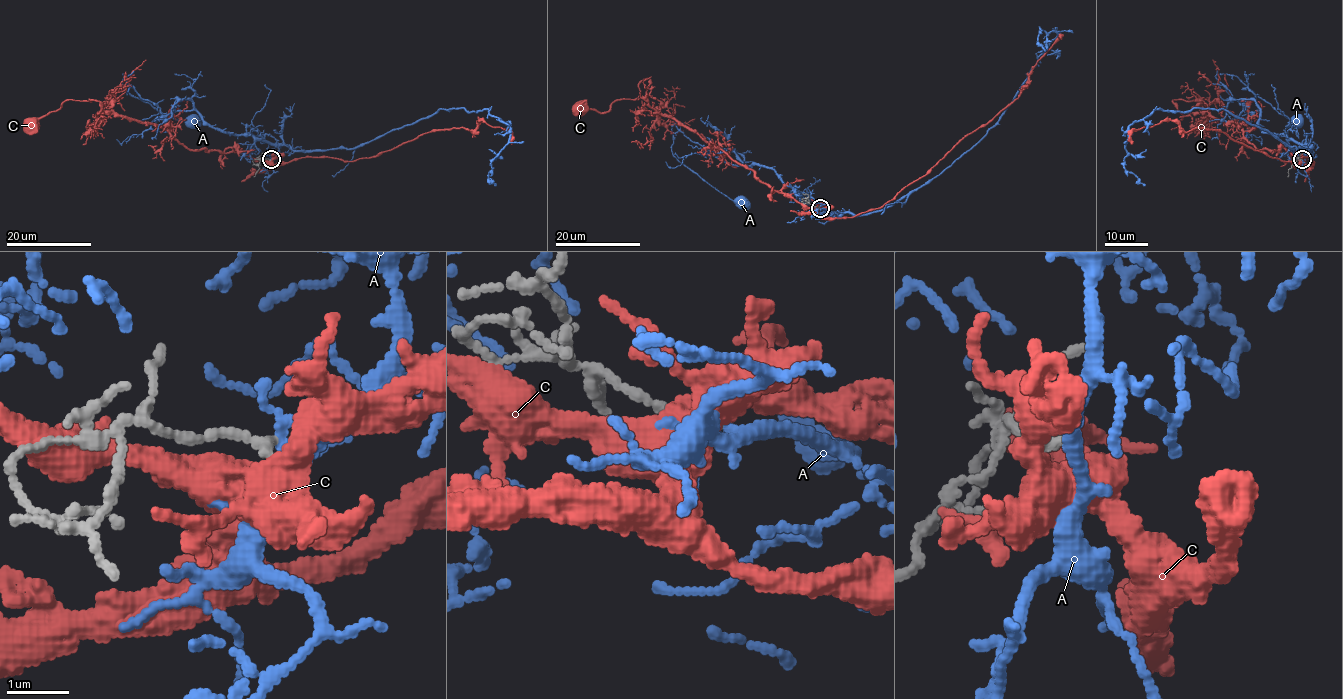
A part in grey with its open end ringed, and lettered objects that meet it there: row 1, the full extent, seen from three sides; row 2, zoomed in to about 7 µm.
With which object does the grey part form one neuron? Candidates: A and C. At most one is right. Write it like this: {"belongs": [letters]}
{"belongs": ["A"]}

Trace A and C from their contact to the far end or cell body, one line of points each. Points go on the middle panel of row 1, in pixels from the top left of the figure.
A: (820, 208), (827, 209), (789, 187), (772, 169), (726, 164), (711, 156), (674, 122), (671, 152), (742, 203)
C: (819, 205), (772, 190), (664, 116), (647, 101), (647, 79), (636, 98), (606, 112), (580, 108)

